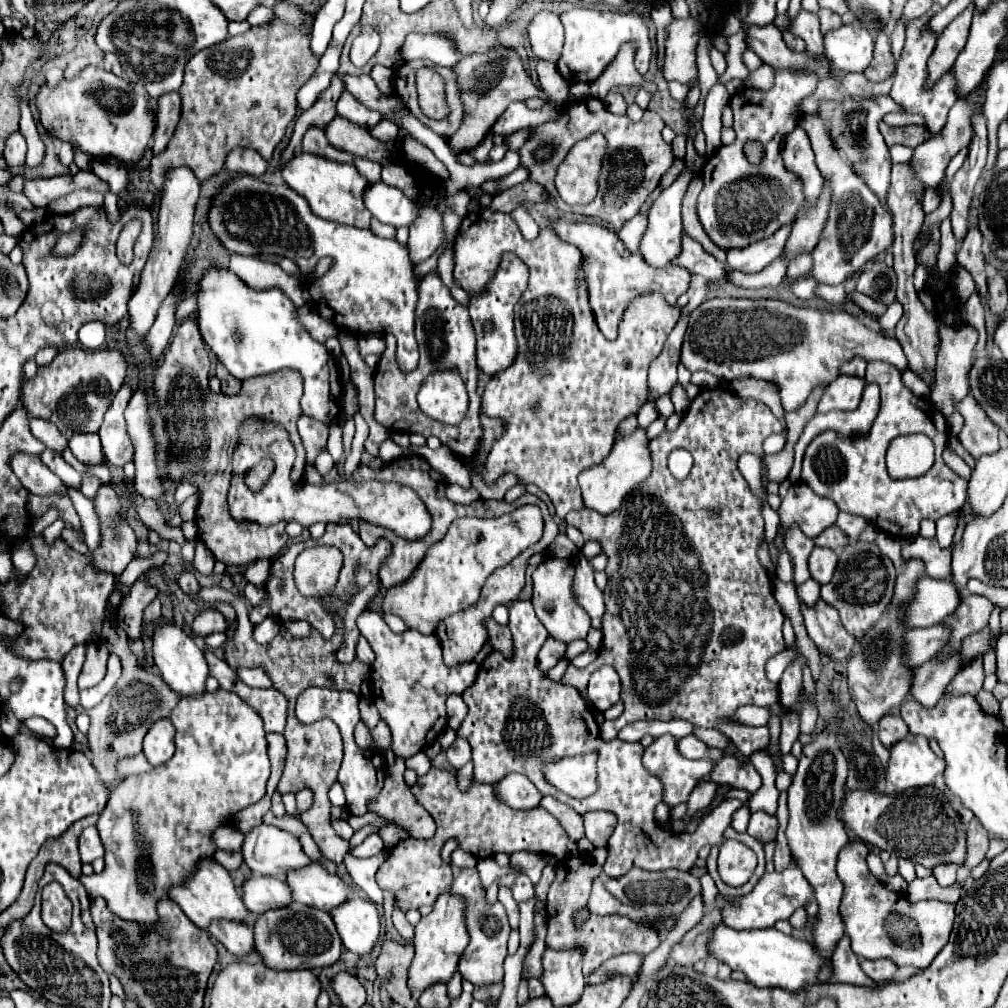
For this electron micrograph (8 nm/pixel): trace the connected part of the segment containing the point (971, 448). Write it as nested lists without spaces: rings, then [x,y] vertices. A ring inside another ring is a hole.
[[[968,394],[956,410],[964,416],[966,424],[960,432],[960,442],[962,446],[978,460],[982,454],[994,454],[1000,450],[1000,440],[998,440],[998,428],[990,418],[986,418],[984,410],[974,402],[974,398]]]

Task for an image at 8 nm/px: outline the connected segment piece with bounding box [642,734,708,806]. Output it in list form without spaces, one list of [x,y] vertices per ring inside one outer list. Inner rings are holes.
[[[670,734],[658,736],[644,750],[644,766],[666,784],[664,802],[676,806],[686,802],[696,784],[708,774],[706,760],[688,760],[678,750],[678,740]]]

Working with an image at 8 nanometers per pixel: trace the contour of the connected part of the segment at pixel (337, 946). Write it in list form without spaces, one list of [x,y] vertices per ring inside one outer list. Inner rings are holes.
[[[290,902],[288,906],[266,910],[254,922],[254,948],[264,964],[272,970],[298,970],[298,968],[324,968],[334,964],[342,954],[342,940],[328,912]]]

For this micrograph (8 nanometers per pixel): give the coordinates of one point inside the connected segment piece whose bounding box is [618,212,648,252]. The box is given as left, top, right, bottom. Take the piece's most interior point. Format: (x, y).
(631, 234)

